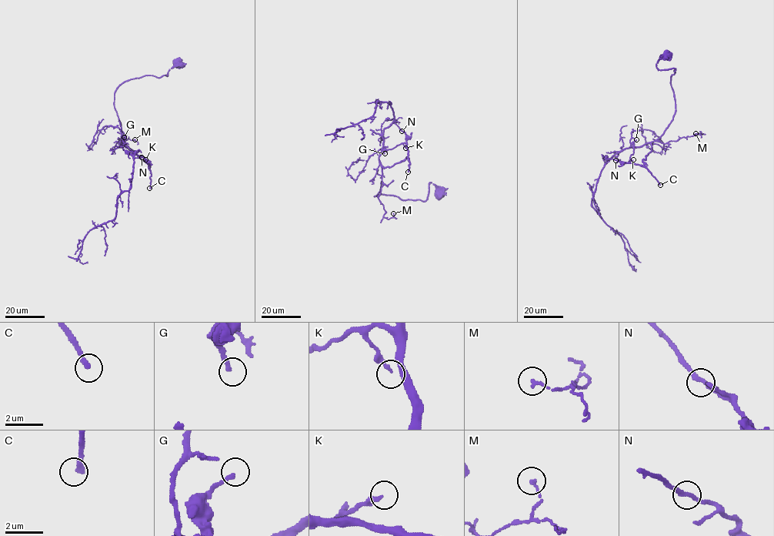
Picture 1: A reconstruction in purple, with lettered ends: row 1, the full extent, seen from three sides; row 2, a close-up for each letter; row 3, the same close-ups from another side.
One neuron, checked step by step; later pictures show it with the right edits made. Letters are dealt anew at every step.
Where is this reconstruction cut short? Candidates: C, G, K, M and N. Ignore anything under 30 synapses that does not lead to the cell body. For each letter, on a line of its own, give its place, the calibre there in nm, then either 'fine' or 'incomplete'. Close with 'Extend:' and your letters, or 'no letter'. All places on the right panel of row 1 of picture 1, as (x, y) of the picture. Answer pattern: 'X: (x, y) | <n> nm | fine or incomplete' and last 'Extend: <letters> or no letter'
C: (660, 185) | 300 nm | incomplete
G: (636, 139) | 160 nm | incomplete
K: (633, 159) | 170 nm | fine
M: (695, 133) | 160 nm | fine
N: (615, 160) | 200 nm | fine
Extend: C, G

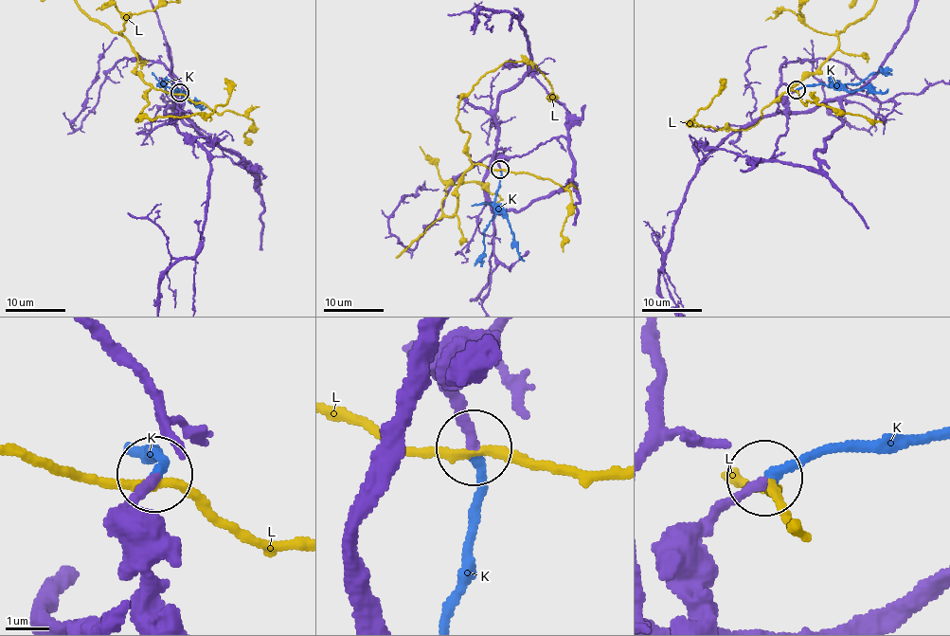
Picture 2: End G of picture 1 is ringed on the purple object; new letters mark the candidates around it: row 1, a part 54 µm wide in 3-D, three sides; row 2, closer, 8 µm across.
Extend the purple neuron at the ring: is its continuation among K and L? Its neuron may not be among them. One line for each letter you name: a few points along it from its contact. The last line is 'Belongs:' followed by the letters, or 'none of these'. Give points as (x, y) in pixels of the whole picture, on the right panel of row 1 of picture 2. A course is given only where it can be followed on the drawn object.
K: course (797, 91), (819, 83), (838, 84), (846, 91), (871, 87), (883, 93), (887, 89)
Belongs: K

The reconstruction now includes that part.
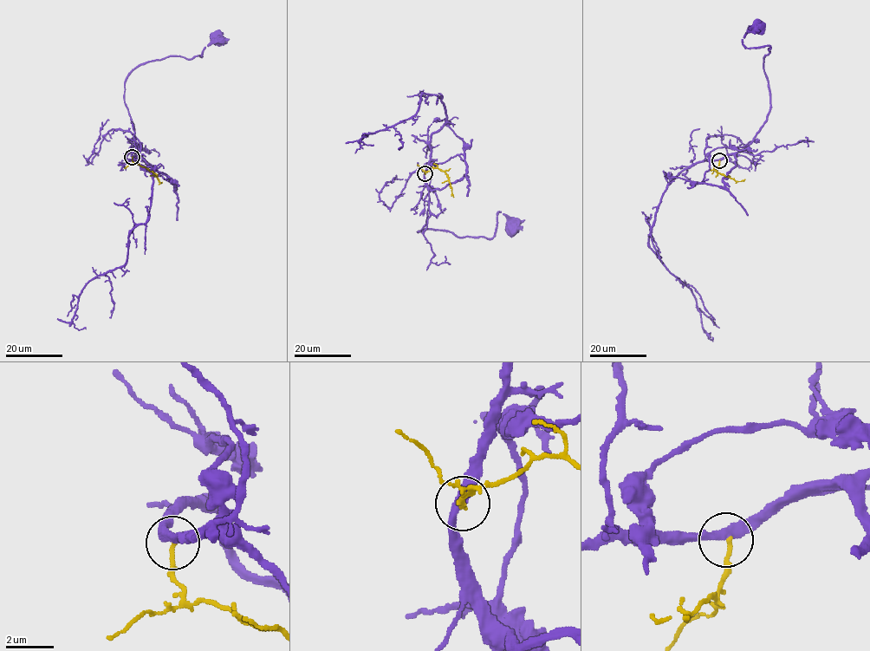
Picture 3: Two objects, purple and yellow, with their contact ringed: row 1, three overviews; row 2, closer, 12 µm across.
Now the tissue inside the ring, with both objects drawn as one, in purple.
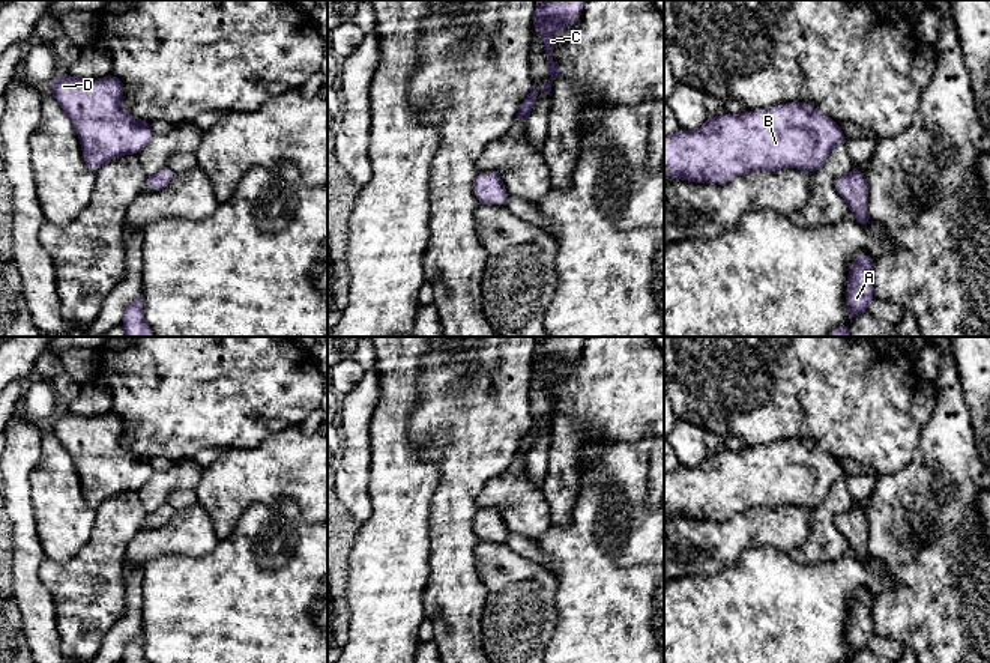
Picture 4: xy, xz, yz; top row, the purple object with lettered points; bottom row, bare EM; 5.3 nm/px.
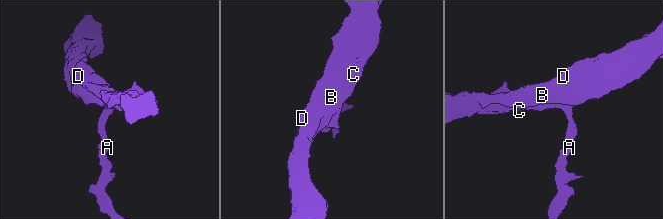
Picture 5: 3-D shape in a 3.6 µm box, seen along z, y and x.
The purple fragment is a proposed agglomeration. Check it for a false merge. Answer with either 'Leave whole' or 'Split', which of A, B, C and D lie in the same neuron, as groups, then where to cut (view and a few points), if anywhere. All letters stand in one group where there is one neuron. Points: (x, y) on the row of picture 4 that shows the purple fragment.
Leave whole. Groups: A B C D. No split

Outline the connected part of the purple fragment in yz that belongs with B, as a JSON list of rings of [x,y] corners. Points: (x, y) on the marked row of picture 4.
[[[789,102],[766,110],[709,117],[697,131],[664,137],[664,173],[673,179],[723,185],[756,170],[792,167],[810,173],[823,167],[837,143],[847,143],[838,122],[813,104]]]

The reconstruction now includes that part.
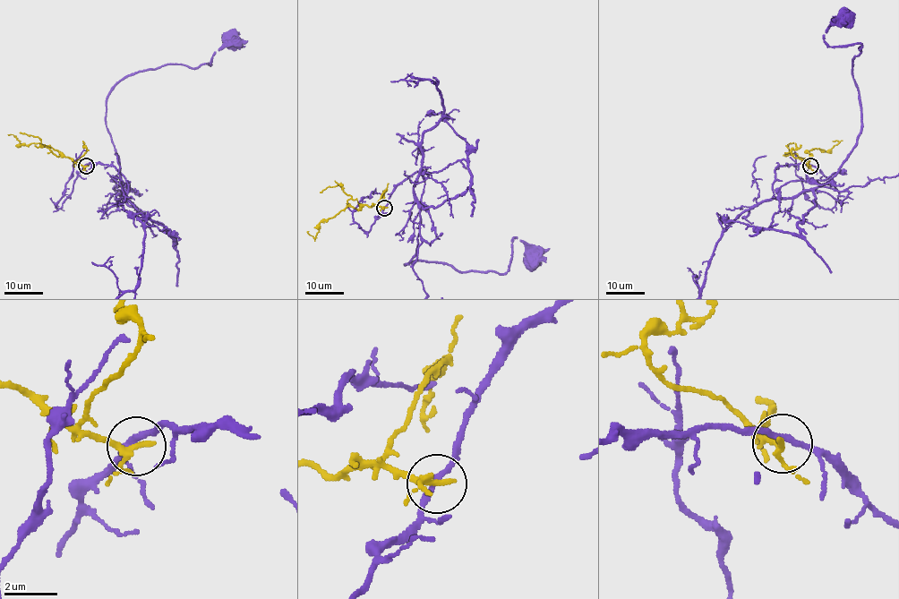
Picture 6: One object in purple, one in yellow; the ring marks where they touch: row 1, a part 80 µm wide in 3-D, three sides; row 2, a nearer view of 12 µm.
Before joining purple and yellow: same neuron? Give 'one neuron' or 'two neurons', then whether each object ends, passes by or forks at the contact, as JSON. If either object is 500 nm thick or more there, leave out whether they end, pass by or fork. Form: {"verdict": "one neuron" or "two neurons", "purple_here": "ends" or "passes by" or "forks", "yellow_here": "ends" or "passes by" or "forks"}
{"verdict": "two neurons", "purple_here": "passes by", "yellow_here": "passes by"}

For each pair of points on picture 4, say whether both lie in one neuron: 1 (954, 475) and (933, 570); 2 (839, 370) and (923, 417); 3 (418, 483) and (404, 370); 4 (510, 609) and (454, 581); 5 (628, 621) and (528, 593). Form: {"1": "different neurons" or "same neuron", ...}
{"1": "same neuron", "2": "different neurons", "3": "same neuron", "4": "different neurons", "5": "different neurons"}

